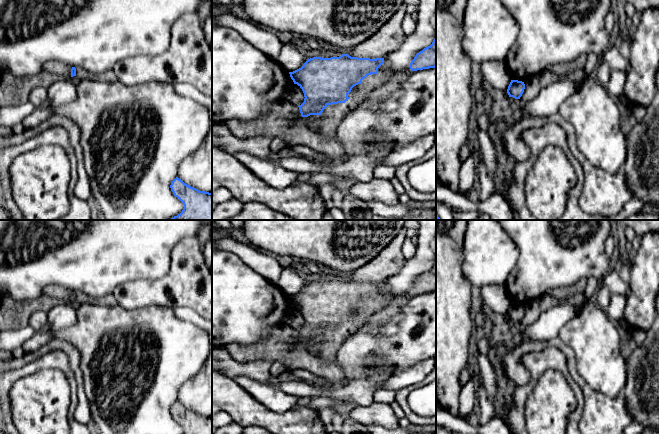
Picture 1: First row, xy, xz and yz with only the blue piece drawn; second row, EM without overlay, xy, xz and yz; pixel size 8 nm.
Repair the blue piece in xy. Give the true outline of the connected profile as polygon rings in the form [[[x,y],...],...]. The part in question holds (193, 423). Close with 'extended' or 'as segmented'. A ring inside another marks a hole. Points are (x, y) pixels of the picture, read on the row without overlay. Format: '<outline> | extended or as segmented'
[[[178,401],[172,405],[170,412],[174,420],[183,427],[183,434],[212,434],[212,417],[199,415]]] | as segmented

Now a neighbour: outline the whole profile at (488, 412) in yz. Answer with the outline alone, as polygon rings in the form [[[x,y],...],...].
[[[481,370],[479,384],[476,386],[476,394],[480,403],[481,410],[479,425],[483,425],[496,416],[496,411],[494,405],[490,402],[485,392]]]

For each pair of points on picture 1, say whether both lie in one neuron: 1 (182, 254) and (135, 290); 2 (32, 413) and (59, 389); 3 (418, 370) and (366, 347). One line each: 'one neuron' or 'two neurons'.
1: one neuron
2: one neuron
3: two neurons

